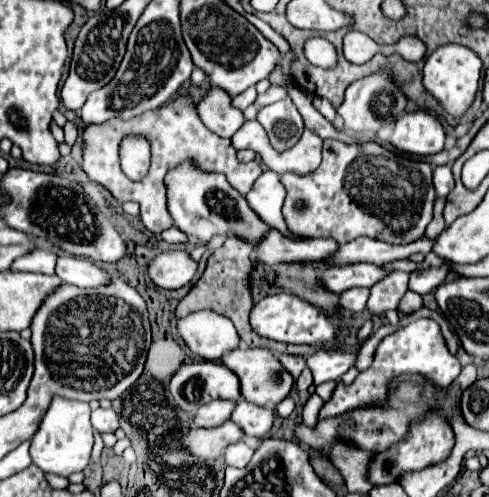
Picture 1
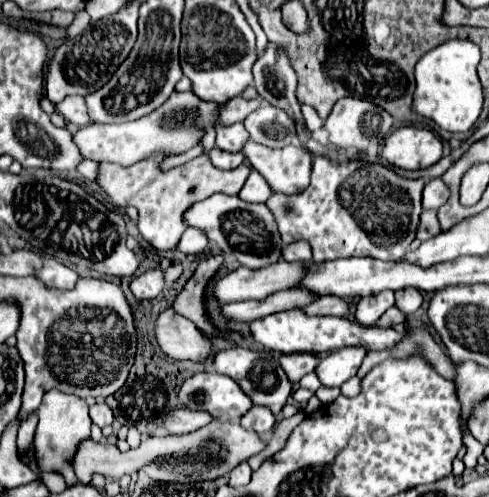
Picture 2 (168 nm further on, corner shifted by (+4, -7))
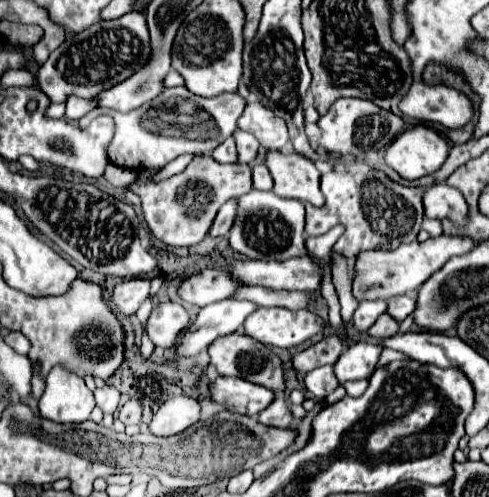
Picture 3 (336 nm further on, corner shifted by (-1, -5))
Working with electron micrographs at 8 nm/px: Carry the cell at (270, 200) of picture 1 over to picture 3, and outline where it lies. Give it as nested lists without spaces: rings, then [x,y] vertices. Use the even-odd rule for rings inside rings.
[[[253,165],[253,187],[255,189],[263,189],[263,191],[271,191],[273,189],[273,179],[271,173],[267,169],[267,165]]]

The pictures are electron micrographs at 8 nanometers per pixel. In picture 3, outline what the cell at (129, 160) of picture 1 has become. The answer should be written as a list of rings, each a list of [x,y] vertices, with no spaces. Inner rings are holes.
[[[185,87],[163,89],[149,105],[141,105],[129,113],[119,113],[113,109],[97,107],[79,119],[79,127],[85,129],[97,115],[111,115],[115,119],[115,137],[109,145],[109,159],[113,165],[143,171],[149,167],[161,169],[179,155],[211,155],[217,145],[221,145],[235,131],[235,123],[245,109],[245,99],[237,93],[223,93],[219,97],[203,99]]]

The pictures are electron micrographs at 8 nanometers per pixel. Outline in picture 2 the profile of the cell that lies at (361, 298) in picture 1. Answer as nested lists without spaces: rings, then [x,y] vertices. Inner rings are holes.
[[[326,295],[304,307],[308,315],[336,315],[336,317],[346,317],[350,311],[350,305],[346,299],[336,297],[336,295]]]

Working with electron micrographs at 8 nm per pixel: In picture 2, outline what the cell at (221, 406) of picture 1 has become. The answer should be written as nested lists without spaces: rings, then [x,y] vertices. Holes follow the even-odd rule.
[[[174,409],[166,415],[168,433],[192,433],[204,425],[208,425],[214,417],[206,411],[190,411],[190,409]]]

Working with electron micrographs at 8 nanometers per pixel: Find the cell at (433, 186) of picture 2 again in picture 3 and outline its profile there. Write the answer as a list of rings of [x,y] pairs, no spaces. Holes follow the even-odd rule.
[[[447,183],[427,187],[423,193],[423,207],[429,219],[451,219],[455,227],[467,225],[469,205],[463,193]]]

